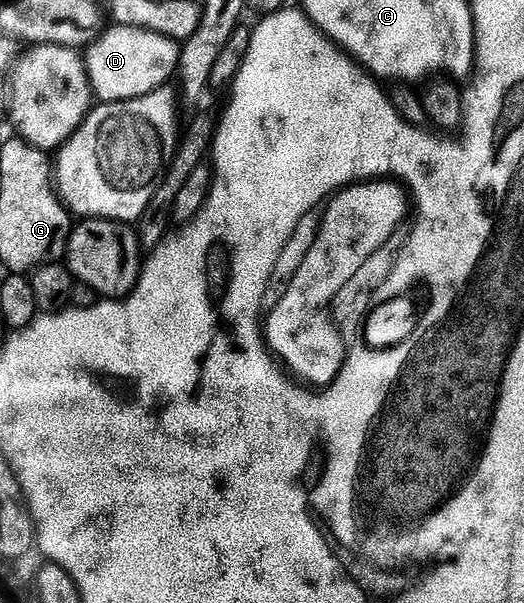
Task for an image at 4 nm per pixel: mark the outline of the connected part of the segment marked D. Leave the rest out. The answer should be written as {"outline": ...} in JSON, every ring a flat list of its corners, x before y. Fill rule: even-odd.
{"outline":[[115,25,106,31,100,32,99,36,91,42,85,53,87,63,87,78,91,81,92,94,100,102,110,103,113,101,128,101,149,95,155,89,164,88,167,81,176,76,179,68,180,46,167,37,162,37,149,31,141,31,133,27,121,27]]}

